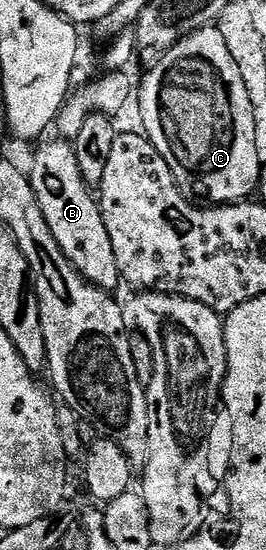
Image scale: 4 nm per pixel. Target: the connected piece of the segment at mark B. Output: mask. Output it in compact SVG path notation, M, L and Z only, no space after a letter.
M62 141L44 146L35 155L34 166L28 169L30 182L40 203L40 211L44 211L44 219L48 219L48 227L52 227L56 243L60 243L60 251L64 251L78 274L93 285L114 291L120 285L118 260L112 247L112 239L108 235L108 227L104 227L99 198L90 194L93 192L80 171L75 146Z

